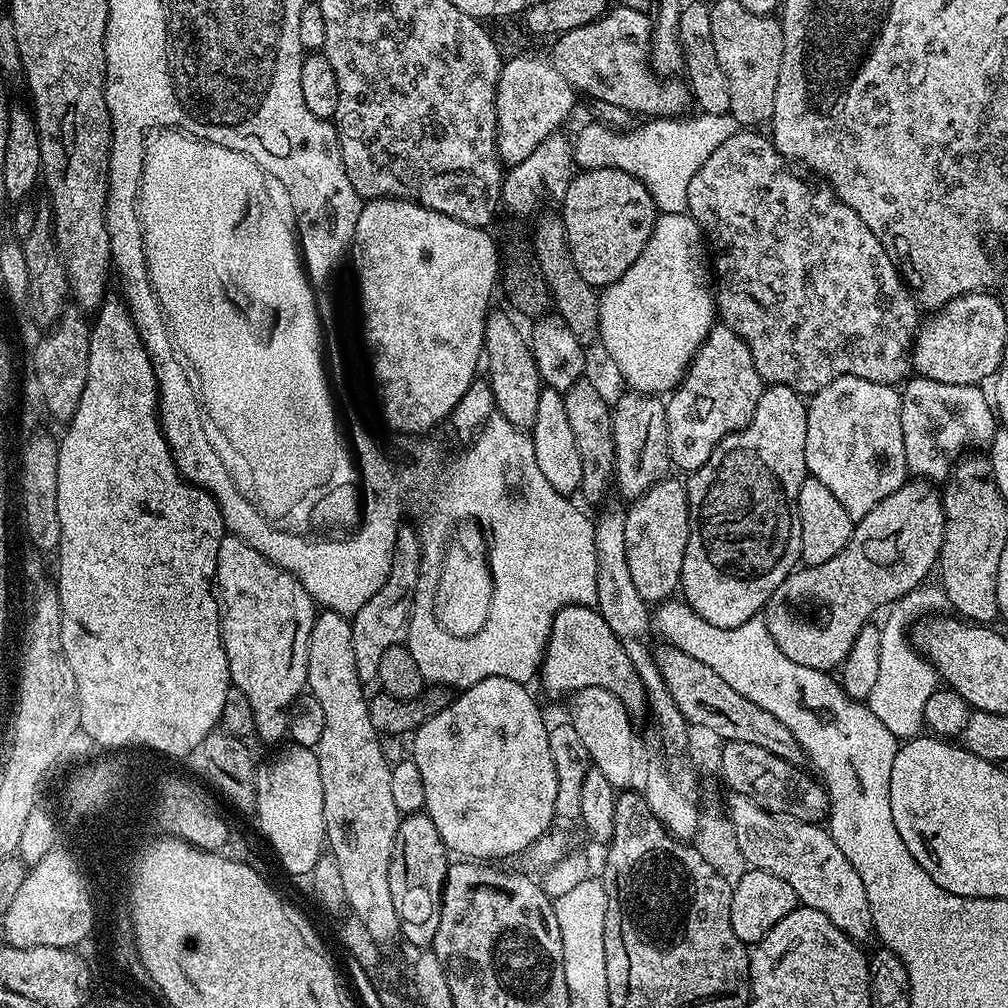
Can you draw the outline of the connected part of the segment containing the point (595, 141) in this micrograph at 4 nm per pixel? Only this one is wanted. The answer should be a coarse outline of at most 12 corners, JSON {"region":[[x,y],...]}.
{"region":[[731,116],[588,124],[581,169],[617,168],[661,213],[688,212],[690,178],[742,125]]}

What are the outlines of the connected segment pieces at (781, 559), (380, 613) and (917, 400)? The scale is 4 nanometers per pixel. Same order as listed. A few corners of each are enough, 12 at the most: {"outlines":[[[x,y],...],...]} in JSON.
{"outlines":[[[770,384],[687,477],[679,591],[753,619],[801,563],[808,404]],[[400,526],[387,588],[351,617],[361,681],[408,639],[422,537]],[[903,385],[913,477],[943,482],[987,449],[998,417],[984,390]]]}

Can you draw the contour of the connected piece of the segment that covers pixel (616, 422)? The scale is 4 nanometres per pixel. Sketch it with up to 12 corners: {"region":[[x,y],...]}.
{"region":[[625,391],[612,408],[614,488],[669,475],[666,404]]}

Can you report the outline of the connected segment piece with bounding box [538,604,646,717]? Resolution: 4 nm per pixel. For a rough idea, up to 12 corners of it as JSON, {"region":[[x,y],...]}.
{"region":[[566,604],[538,680],[548,692],[610,690],[633,717],[644,687],[592,606]]}

